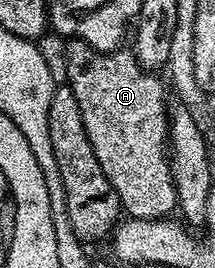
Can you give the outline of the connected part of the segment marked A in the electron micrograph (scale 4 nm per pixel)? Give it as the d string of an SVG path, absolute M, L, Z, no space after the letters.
M69 39L65 44L68 44L64 48L64 72L68 75L66 86L70 90L74 90L74 98L78 98L78 107L82 109L82 126L86 126L86 138L90 138L90 146L94 146L94 158L98 158L98 166L102 166L102 174L106 174L106 178L110 182L114 194L118 194L121 209L134 220L163 220L171 217L177 211L178 201L168 150L168 117L166 115L166 104L164 108L165 81L160 81L156 77L159 75L155 71L144 69L137 62L135 55L131 51L124 52L125 50L117 50L114 52L99 52L90 47L86 42L74 39Z

